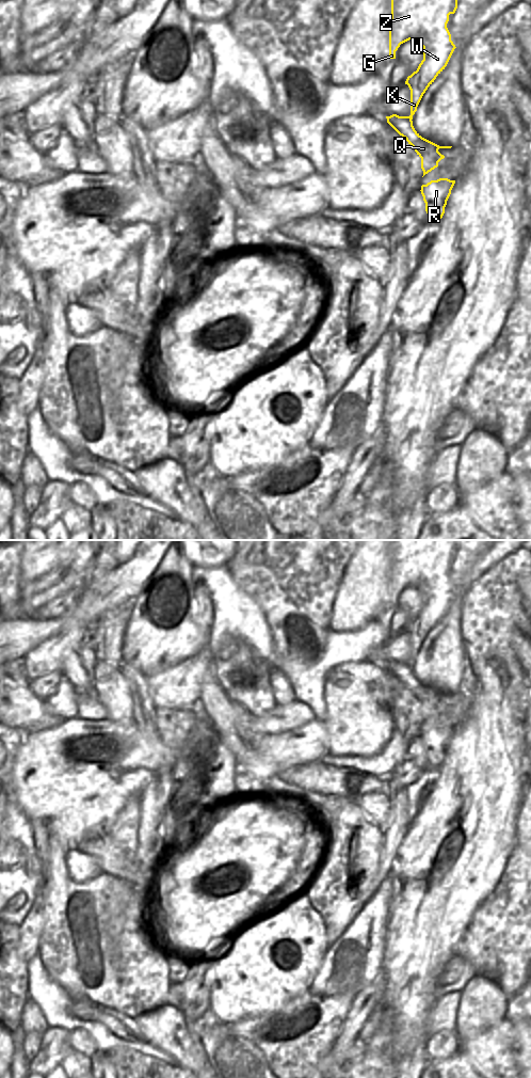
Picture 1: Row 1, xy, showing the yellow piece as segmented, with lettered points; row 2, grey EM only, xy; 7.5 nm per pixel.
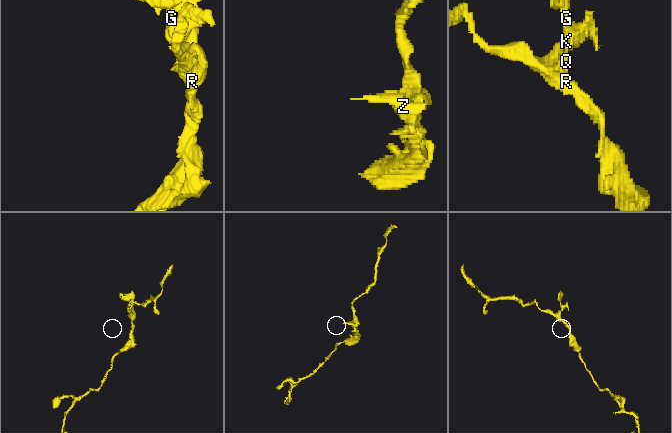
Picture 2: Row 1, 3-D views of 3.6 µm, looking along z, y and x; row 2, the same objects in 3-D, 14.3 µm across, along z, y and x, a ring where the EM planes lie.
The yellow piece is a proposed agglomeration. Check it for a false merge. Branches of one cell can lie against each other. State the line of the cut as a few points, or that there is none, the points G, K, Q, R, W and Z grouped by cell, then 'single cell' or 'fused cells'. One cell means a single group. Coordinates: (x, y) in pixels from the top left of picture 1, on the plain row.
cut in xy along (387, 664), (408, 664), (411, 666); G K W Z / Q R; fused cells

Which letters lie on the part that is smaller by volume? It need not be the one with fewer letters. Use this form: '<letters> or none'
G, K, W, Z

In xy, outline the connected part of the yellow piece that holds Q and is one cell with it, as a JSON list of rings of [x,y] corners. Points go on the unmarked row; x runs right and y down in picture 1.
[[[387,665],[387,669],[415,696],[421,704],[423,723],[438,713],[438,709],[445,704],[438,696],[451,695],[452,693],[439,693],[422,684],[414,675],[409,665]]]

